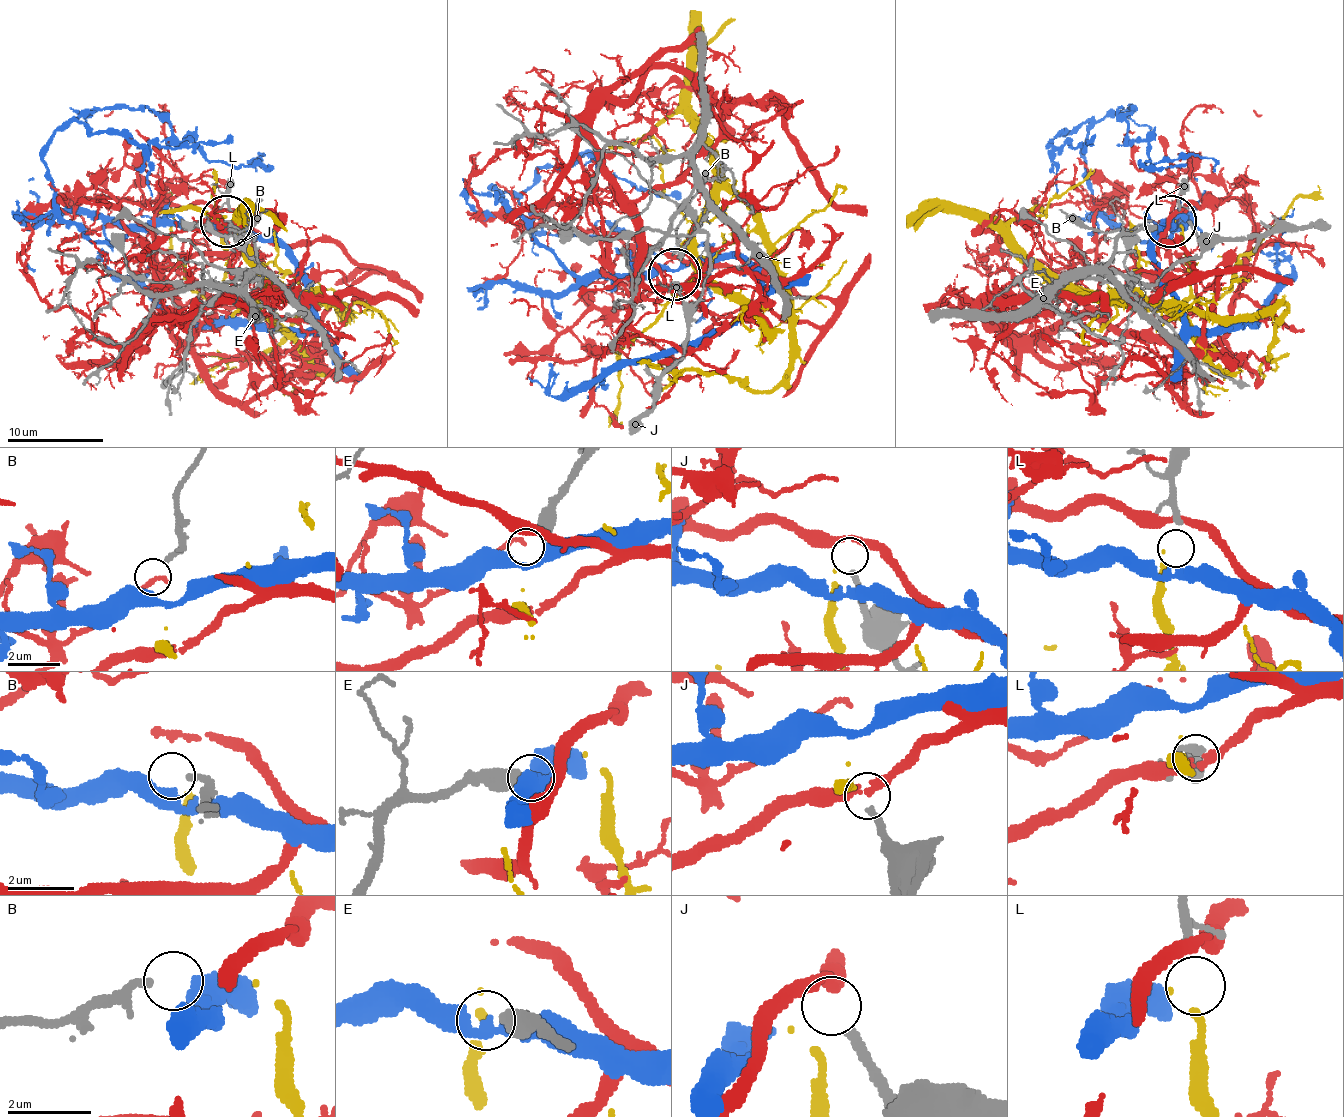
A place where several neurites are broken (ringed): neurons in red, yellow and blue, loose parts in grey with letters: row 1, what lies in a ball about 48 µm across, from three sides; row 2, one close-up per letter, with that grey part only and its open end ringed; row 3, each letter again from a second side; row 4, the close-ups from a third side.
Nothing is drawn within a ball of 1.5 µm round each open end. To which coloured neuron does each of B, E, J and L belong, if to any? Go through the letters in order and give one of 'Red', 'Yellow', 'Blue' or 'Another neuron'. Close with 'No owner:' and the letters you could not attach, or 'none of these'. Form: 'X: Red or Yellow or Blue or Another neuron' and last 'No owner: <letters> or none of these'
B: Another neuron
E: Another neuron
J: Another neuron
L: Yellow
No owner: B, E, J

